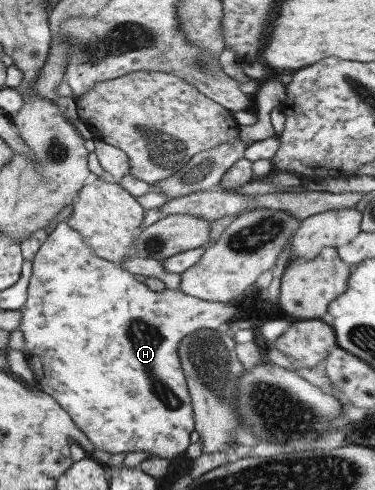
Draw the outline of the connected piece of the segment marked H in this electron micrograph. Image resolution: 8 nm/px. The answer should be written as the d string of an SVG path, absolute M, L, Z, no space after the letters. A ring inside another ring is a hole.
M65 221L59 222L46 236L43 244L37 249L31 259L31 275L27 285L26 301L19 307L20 324L18 333L21 335L20 350L23 353L27 365L32 371L32 377L37 390L56 400L56 403L69 415L72 423L86 436L94 450L104 451L108 454L118 453L150 453L151 456L171 460L176 453L187 450L190 443L188 434L194 430L193 411L187 391L184 373L178 362L178 345L180 341L196 331L196 329L217 330L220 325L230 323L232 317L240 313L240 304L247 295L255 295L258 288L250 286L242 295L228 300L226 303L211 302L198 299L182 293L180 290L164 288L162 291L152 291L147 285L134 279L133 274L124 271L118 263L106 261L98 257L81 238L81 235L73 230Z

